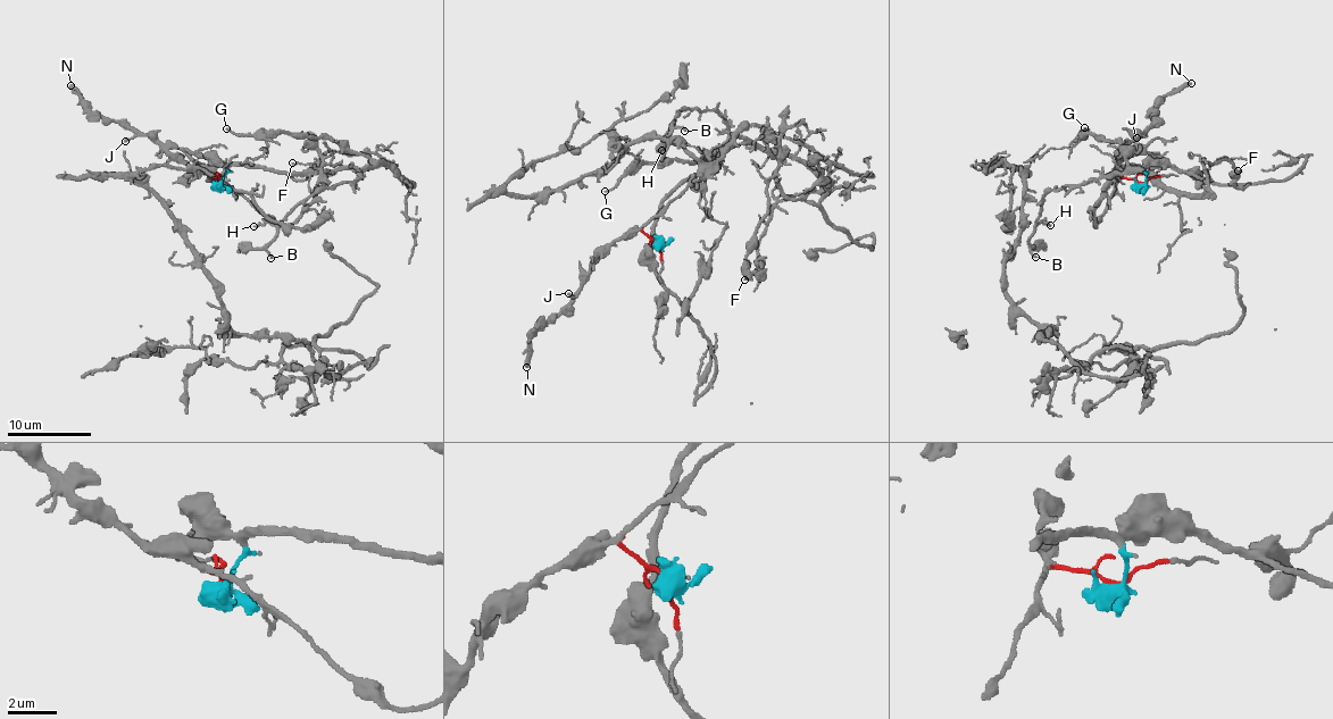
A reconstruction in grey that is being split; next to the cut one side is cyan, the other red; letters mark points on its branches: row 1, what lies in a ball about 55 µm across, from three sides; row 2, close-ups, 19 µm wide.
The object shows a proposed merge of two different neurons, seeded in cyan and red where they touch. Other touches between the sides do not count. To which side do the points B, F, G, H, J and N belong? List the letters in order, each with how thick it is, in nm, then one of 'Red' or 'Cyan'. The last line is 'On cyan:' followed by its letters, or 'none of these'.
B: Thickness 120 nm. Cyan
F: Thickness 110 nm. Cyan
G: Thickness 110 nm. Cyan
H: Thickness 130 nm. Cyan
J: Thickness 140 nm. Red
N: Thickness 380 nm. Red
On cyan: B, F, G, H

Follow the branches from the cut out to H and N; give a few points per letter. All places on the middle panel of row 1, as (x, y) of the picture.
H: (656, 243), (658, 207), (708, 168), (729, 130), (714, 110), (679, 109), (663, 151)
N: (658, 243), (635, 231), (597, 256), (591, 273), (580, 283), (574, 301), (536, 331), (530, 341), (527, 367)

